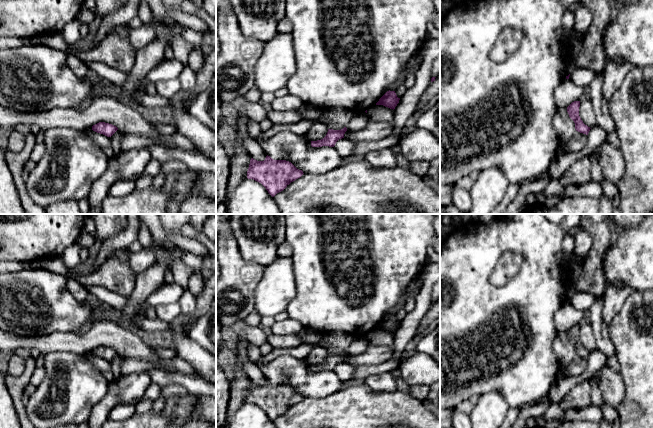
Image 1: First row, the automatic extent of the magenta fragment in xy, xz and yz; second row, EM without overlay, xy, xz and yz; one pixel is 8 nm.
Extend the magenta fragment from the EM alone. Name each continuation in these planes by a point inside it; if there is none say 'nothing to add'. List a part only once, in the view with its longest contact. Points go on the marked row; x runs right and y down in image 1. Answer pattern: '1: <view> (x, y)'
1: yz (569, 66)

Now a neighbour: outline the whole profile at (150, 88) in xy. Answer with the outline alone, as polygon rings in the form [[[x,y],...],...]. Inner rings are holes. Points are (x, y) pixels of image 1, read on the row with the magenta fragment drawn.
[[[144,77],[141,80],[140,87],[142,87],[142,86],[145,87],[145,94],[149,94],[149,95],[155,95],[155,94],[157,94],[156,84],[153,84],[153,83],[147,84],[146,83],[146,77]]]

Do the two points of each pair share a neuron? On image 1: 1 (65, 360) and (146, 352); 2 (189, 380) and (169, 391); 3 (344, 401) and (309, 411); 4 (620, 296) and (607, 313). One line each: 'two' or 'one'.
1: two
2: two
3: one
4: one

